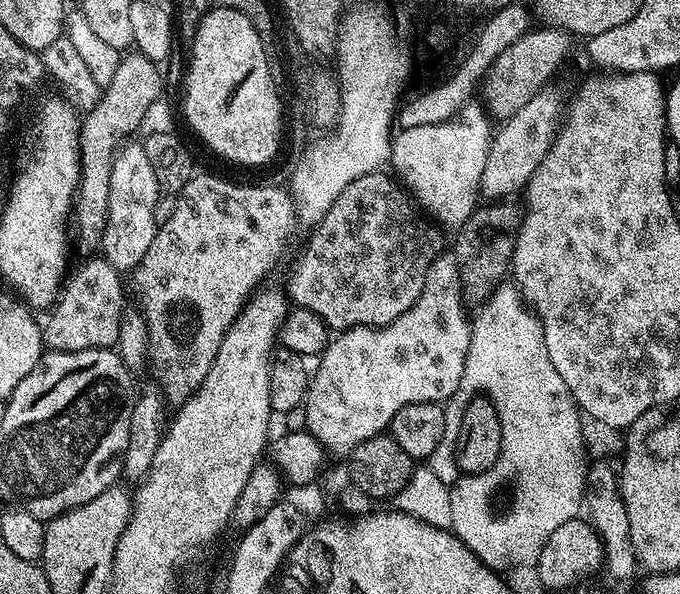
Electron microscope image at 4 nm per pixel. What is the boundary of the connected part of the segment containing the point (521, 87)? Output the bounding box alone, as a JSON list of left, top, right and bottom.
[482,26,574,122]

